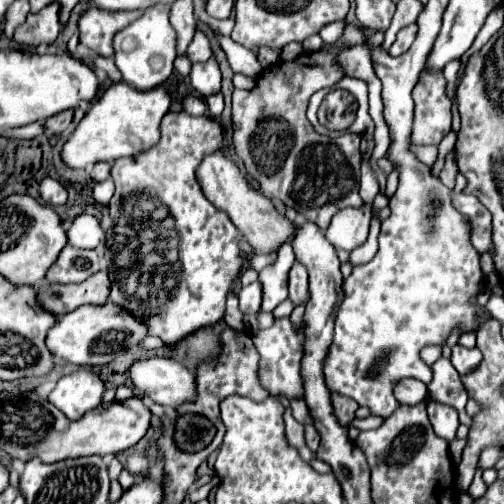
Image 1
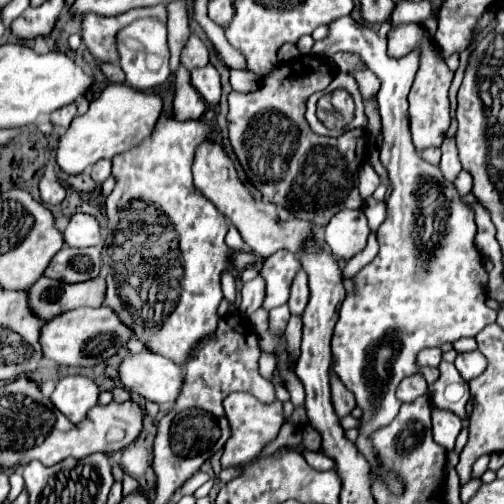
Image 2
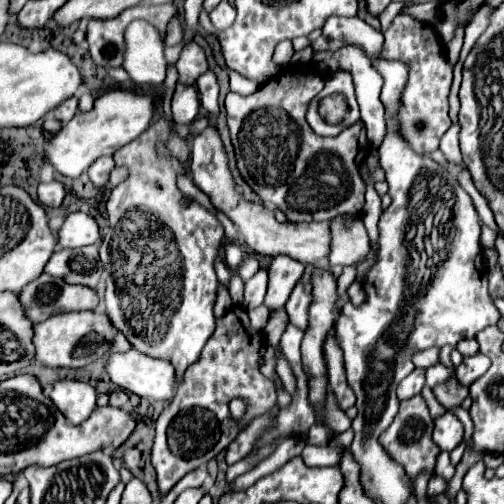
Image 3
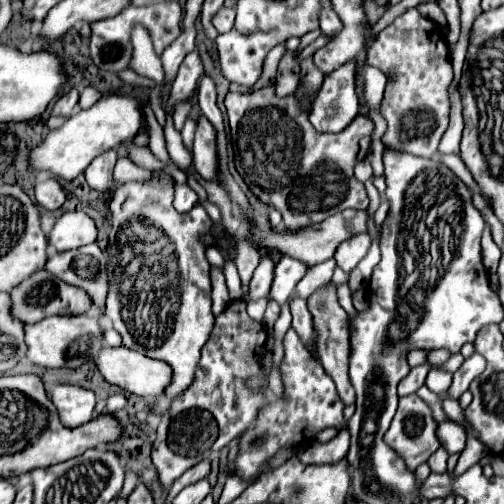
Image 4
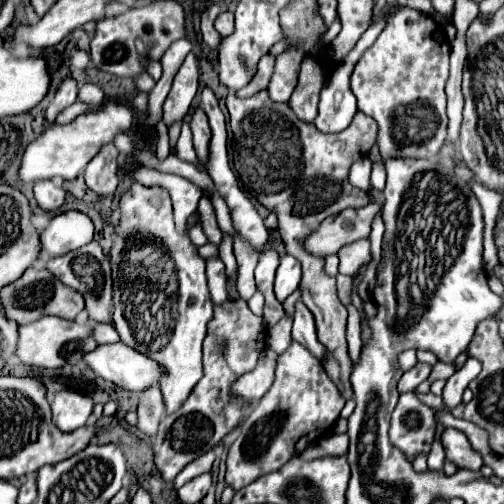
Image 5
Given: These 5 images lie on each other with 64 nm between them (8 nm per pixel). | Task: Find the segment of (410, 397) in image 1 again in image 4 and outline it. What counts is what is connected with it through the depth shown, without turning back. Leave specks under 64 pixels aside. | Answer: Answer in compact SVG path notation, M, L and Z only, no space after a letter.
M422 364L422 366L412 368L410 374L408 374L404 380L400 380L400 384L398 384L398 396L416 394L418 388L424 384L428 370L430 370L430 364Z

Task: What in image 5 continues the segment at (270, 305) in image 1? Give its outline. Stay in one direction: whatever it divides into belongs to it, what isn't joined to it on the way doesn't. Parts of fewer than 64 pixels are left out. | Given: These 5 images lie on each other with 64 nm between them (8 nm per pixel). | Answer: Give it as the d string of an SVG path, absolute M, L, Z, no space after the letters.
M286 254L282 260L280 260L280 266L276 270L276 282L274 282L274 294L278 298L278 302L284 302L300 284L302 280L302 268L300 268L300 262Z

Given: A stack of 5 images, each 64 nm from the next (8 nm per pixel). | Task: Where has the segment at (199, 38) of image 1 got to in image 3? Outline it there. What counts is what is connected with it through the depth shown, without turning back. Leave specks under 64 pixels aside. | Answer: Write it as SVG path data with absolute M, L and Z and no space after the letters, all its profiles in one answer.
M194 40L186 42L182 52L180 52L180 58L176 62L176 68L178 68L178 74L180 74L180 80L186 82L186 84L194 84L194 80L208 70L208 62L206 62L206 54L204 54L204 48L200 44L196 44Z

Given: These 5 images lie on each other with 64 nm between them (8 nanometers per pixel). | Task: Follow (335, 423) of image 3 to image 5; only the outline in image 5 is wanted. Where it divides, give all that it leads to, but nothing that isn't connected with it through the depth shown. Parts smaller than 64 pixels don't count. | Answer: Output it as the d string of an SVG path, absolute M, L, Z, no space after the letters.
M292 340L288 350L278 356L276 380L264 398L248 412L248 420L240 424L238 438L230 446L226 460L226 484L240 490L258 476L278 470L290 458L298 456L310 442L322 438L340 418L346 400L324 372L324 366L312 352Z

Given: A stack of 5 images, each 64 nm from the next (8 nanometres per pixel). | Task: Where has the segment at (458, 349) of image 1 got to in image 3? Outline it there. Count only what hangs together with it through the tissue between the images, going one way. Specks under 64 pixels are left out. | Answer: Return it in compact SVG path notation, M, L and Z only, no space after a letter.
M484 354L466 356L460 366L456 366L456 376L464 386L470 386L476 378L480 378L490 368L490 360Z

